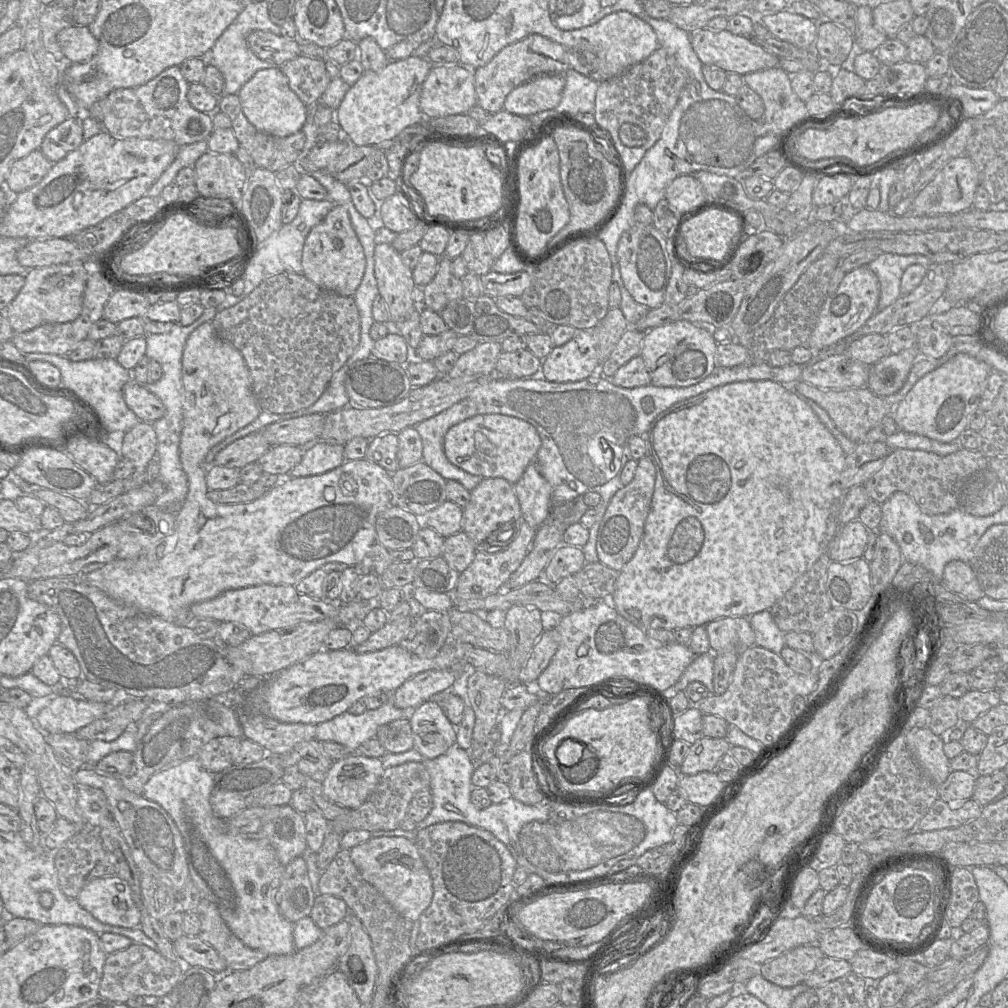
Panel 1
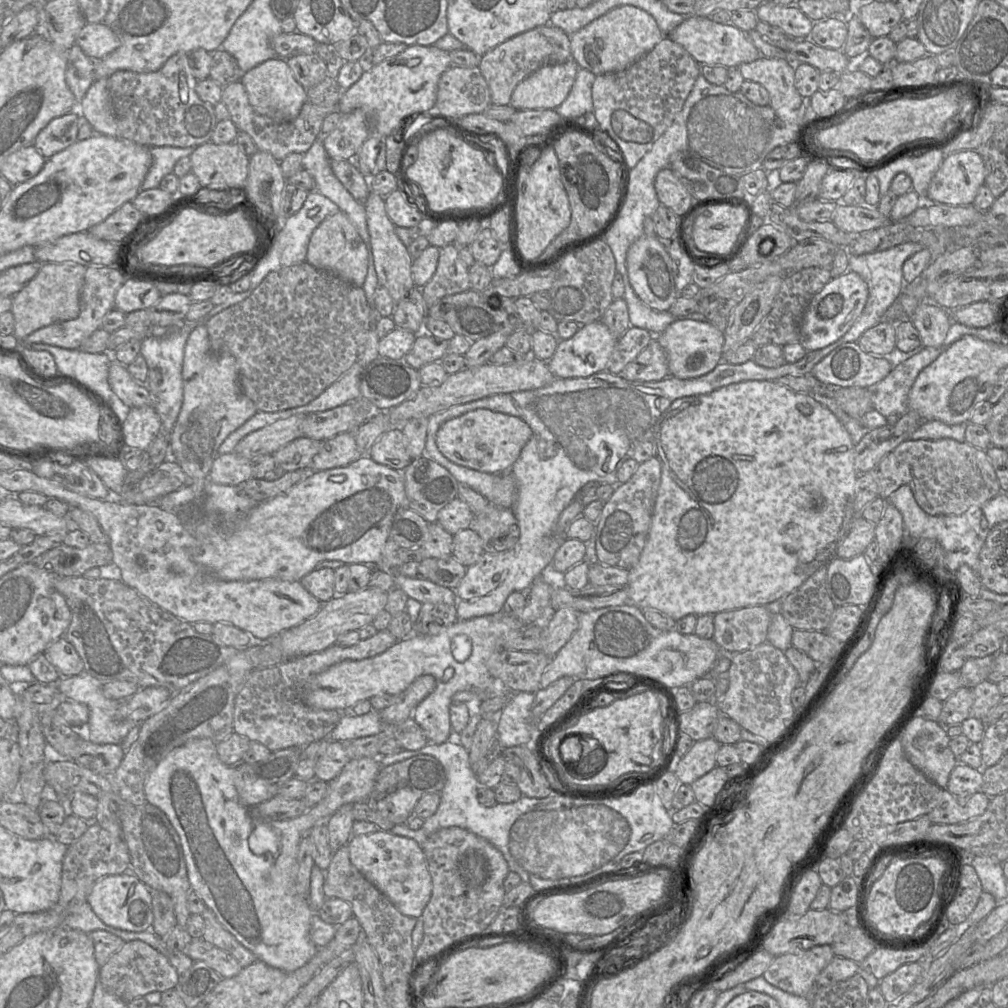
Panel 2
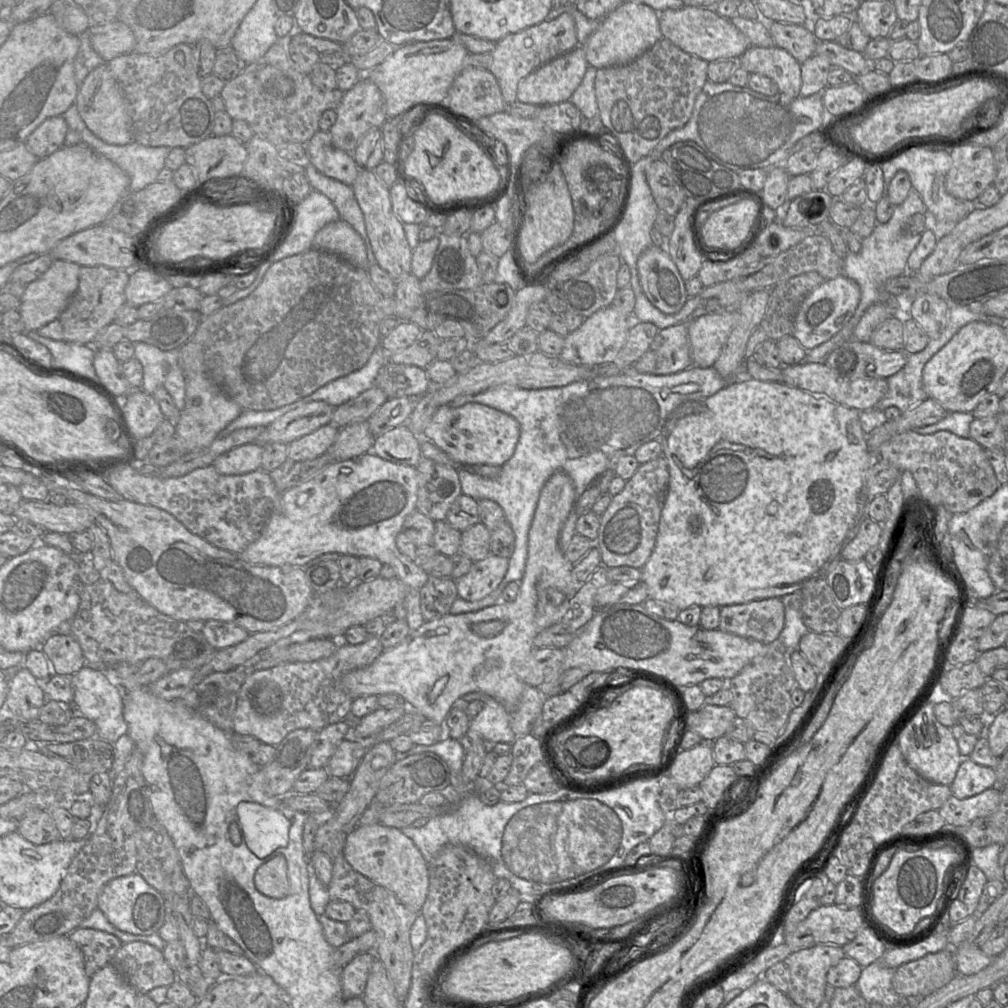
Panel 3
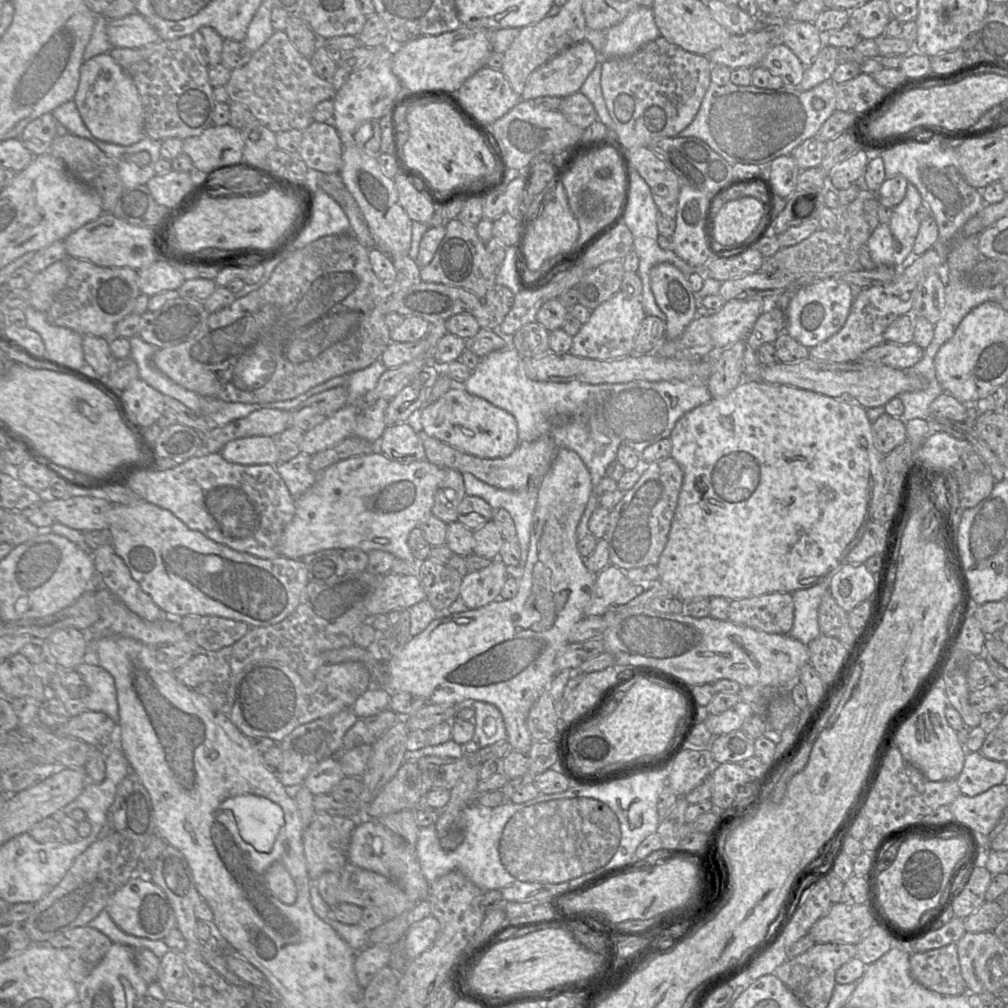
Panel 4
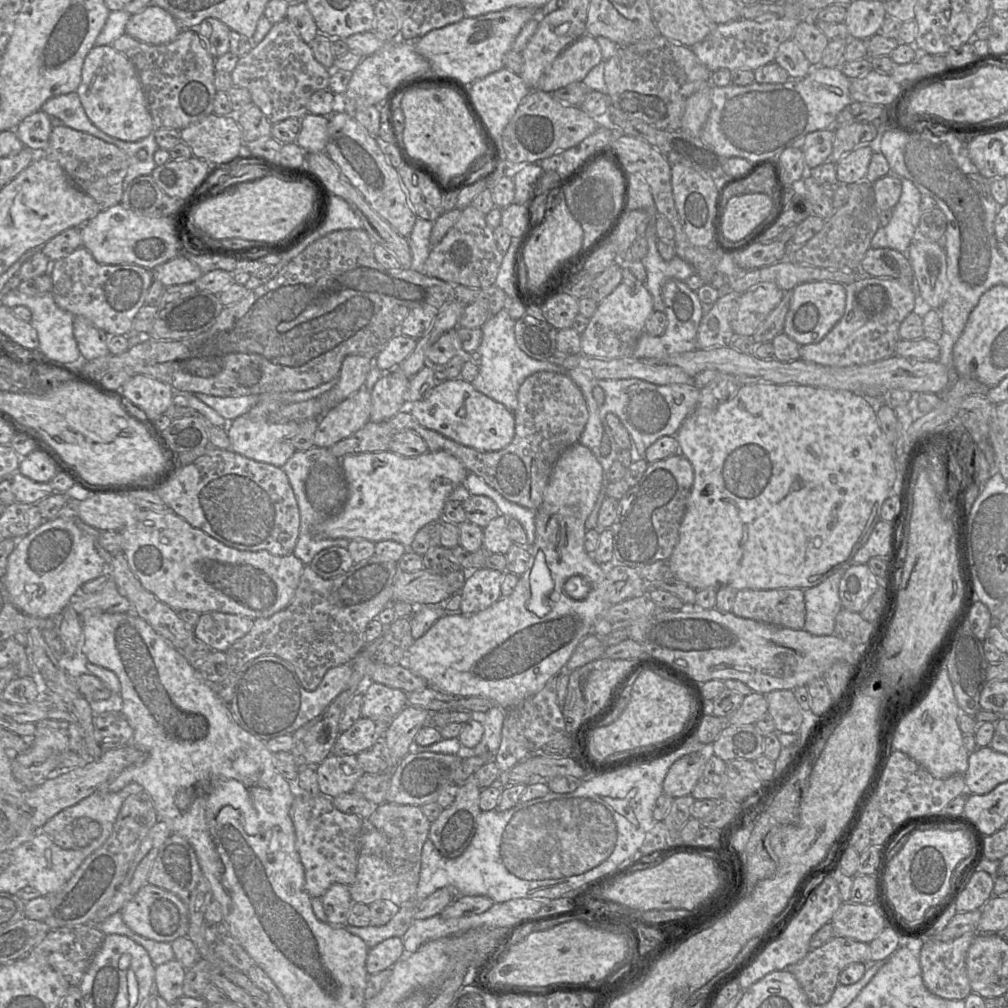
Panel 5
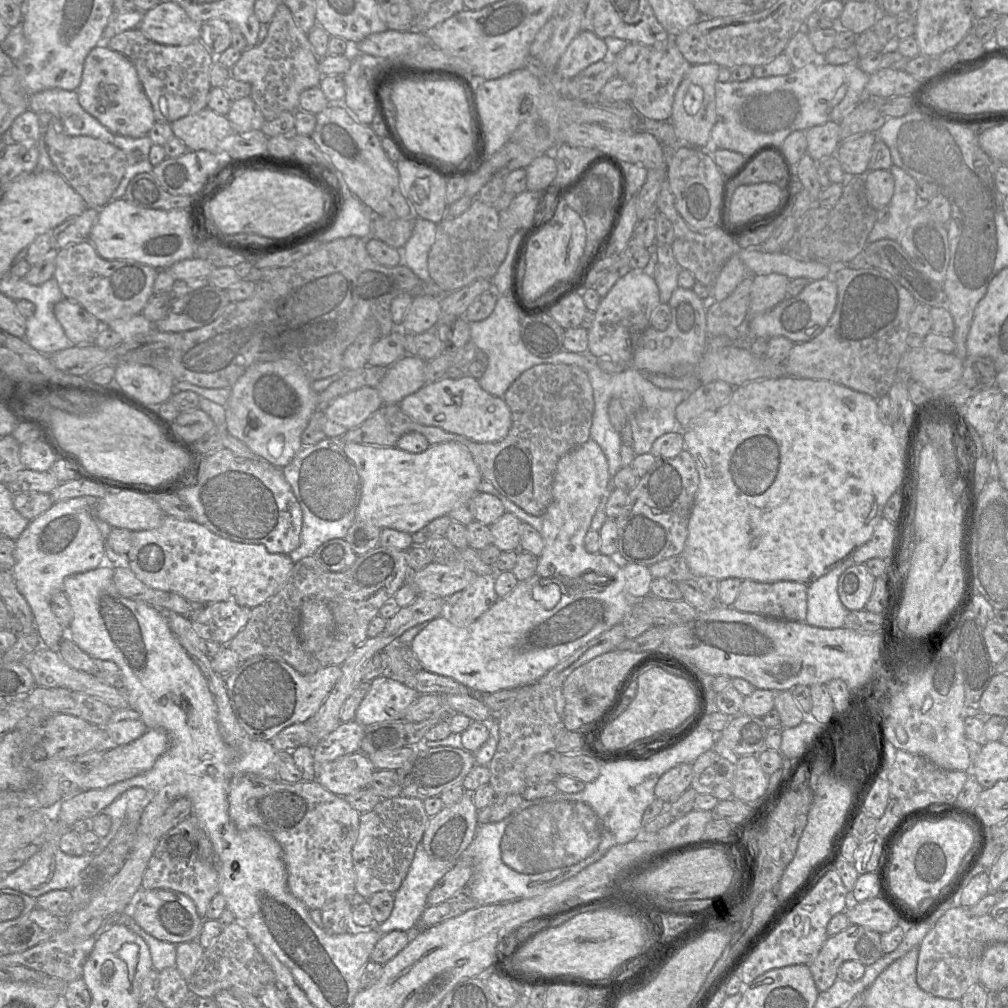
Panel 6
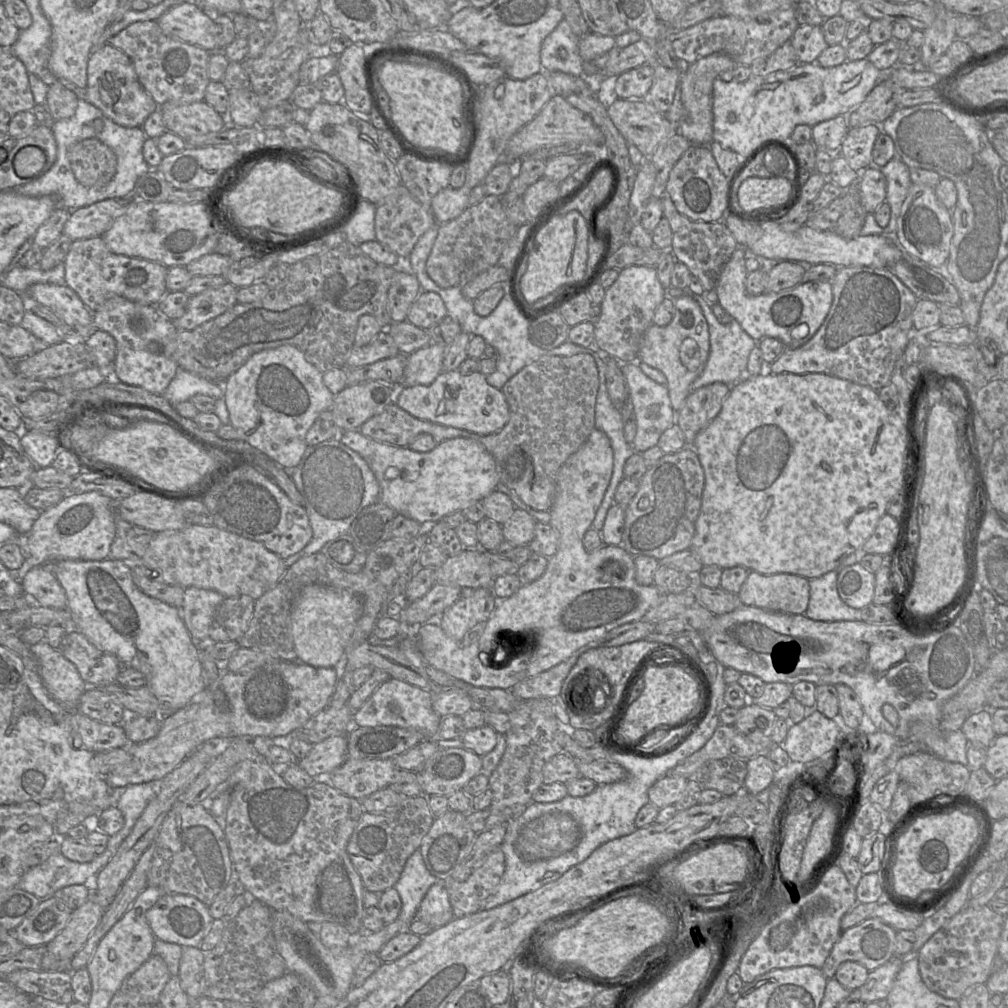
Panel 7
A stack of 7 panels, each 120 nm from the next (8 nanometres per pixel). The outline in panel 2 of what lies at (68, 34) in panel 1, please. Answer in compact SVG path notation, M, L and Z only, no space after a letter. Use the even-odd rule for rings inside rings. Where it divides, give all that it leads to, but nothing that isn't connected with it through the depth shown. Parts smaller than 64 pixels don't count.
M86 23L78 33L75 44L88 57L103 59L120 46L120 41L115 33L104 23Z

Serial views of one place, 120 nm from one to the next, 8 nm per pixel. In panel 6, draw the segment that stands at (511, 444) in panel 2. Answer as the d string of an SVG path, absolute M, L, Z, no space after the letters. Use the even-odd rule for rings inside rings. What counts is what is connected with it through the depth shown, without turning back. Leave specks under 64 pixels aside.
M469 374L461 379L443 378L425 384L403 398L398 405L403 413L420 424L440 427L479 443L501 441L512 425L511 411L504 398L486 392L478 380Z

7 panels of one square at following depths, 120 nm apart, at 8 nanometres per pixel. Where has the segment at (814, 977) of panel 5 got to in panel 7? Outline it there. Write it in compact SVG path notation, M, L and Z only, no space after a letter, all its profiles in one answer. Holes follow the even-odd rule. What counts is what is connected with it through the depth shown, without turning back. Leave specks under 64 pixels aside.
M869 917L842 931L821 967L823 974L827 979L833 978L839 965L845 961L858 962L868 971L876 969L895 956L896 933L894 928L875 917Z

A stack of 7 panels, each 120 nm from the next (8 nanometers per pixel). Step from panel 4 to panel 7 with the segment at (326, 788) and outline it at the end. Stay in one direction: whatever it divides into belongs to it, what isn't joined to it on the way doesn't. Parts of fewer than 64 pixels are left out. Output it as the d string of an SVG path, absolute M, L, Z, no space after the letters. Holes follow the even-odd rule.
M347 759L329 774L329 783L340 792L358 800L387 787L396 768L392 759Z

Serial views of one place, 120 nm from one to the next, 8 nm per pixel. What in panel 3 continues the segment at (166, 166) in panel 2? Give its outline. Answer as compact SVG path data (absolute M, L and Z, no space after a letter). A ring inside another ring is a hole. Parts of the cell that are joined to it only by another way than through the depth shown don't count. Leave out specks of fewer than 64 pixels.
M73 104L64 114L63 118L67 122L69 129L74 129L80 133L83 143L90 146L96 153L108 158L122 170L124 170L130 178L129 191L139 192L147 185L157 181L159 172L165 167L165 159L170 152L167 146L146 146L133 141L126 145L107 144L100 138L96 137L87 127L81 118L78 109Z

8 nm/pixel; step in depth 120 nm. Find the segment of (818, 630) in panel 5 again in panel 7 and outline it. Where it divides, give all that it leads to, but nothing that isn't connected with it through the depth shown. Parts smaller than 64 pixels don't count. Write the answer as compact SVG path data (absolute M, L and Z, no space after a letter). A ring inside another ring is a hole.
M859 554L846 557L836 569L810 580L810 599L805 616L824 622L861 621L861 609L845 604L837 590L837 578L845 567L859 562Z

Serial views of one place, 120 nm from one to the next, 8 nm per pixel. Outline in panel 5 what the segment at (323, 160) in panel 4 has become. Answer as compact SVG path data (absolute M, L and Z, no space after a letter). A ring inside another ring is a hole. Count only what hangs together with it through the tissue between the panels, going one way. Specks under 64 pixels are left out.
M307 113L301 119L301 130L296 143L305 153L325 151L328 141L328 119L323 115Z

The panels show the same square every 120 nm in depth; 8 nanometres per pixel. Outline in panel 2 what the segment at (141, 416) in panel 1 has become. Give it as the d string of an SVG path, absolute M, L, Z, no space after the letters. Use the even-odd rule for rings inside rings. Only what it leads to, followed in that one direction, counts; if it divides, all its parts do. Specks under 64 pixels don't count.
M112 357L108 371L112 391L127 408L153 405L153 396L145 384L137 383L127 367Z

